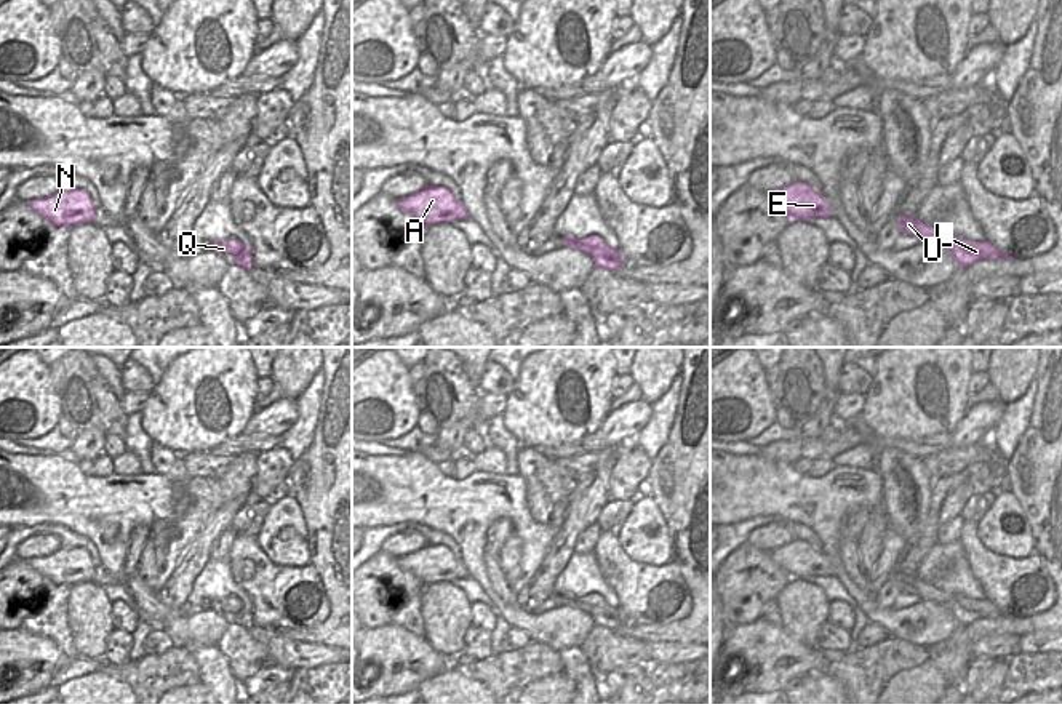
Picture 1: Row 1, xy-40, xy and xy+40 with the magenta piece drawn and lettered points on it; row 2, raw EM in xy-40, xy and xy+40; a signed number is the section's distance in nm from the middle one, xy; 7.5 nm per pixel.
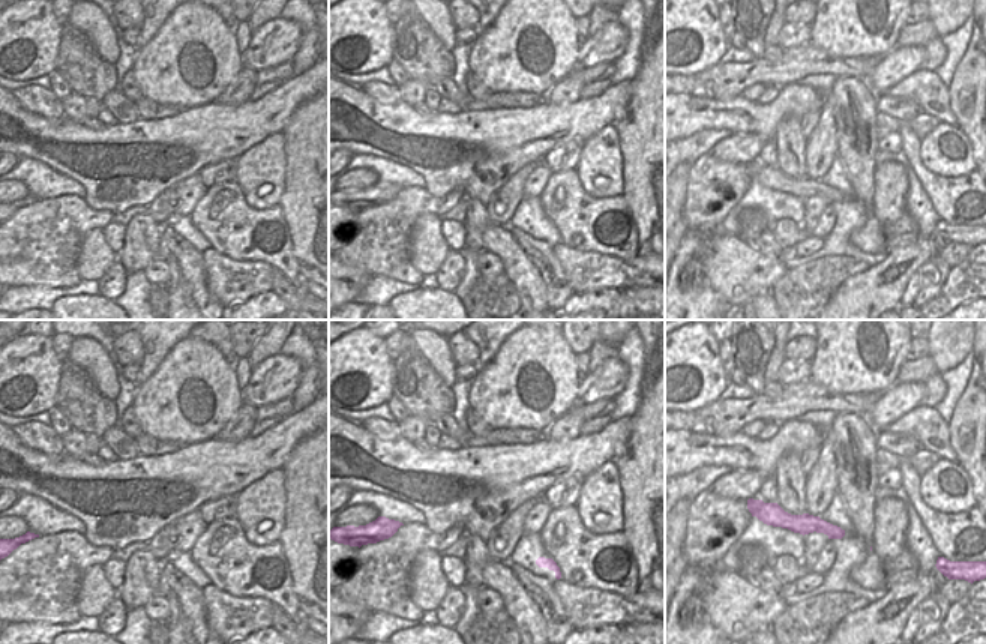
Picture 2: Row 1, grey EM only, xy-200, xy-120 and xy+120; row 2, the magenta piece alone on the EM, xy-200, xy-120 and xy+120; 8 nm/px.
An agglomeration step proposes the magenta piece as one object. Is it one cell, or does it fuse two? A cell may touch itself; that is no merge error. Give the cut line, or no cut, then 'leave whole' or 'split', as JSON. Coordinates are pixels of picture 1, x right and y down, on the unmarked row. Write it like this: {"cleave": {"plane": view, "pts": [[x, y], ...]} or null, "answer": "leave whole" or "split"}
{"cleave": null, "answer": "leave whole"}

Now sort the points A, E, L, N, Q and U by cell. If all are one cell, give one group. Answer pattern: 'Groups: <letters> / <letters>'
Groups: A E L N Q U

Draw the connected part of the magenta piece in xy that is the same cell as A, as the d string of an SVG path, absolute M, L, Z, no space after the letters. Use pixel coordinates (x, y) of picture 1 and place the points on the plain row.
M427 544L405 557L398 557L397 563L401 570L413 573L424 586L469 576L464 562L443 544Z

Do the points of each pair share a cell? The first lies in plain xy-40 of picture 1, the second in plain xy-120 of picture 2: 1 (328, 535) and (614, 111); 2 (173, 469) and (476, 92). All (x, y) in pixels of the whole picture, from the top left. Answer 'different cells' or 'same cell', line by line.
1: different cells
2: same cell

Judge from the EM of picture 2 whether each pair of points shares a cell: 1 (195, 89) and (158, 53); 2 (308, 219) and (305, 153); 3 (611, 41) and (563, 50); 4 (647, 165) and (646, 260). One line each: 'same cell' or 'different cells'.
1: same cell
2: same cell
3: different cells
4: same cell

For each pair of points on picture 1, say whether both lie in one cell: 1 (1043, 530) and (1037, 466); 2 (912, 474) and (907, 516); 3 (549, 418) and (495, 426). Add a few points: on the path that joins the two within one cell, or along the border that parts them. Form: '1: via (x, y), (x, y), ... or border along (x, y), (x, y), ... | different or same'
1: via (1040, 514), (1040, 482) | same
2: via (920, 487), (918, 511) | same
3: border along (501, 415), (503, 426), (522, 445) | different

